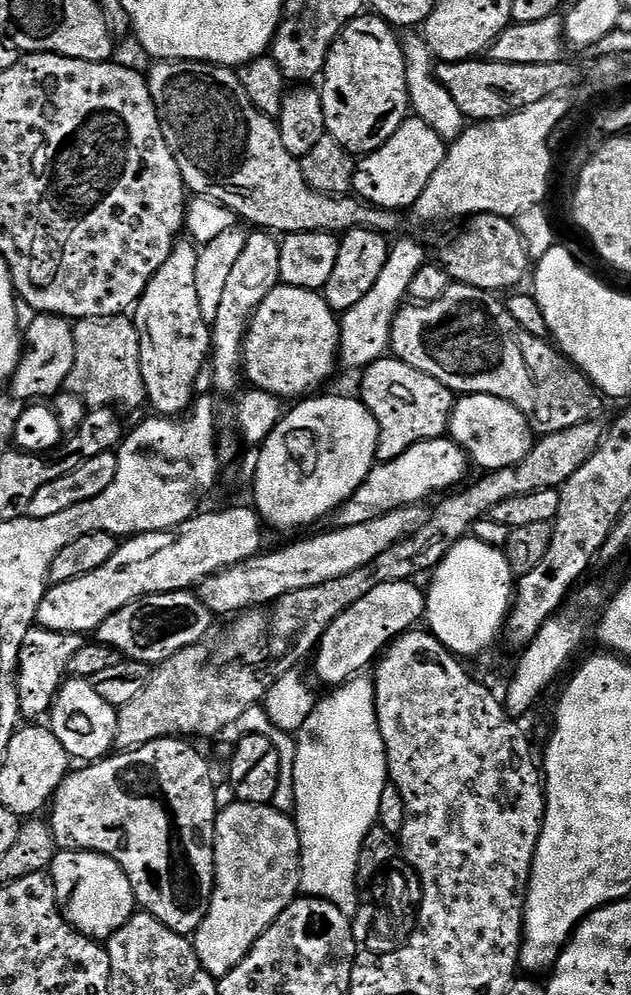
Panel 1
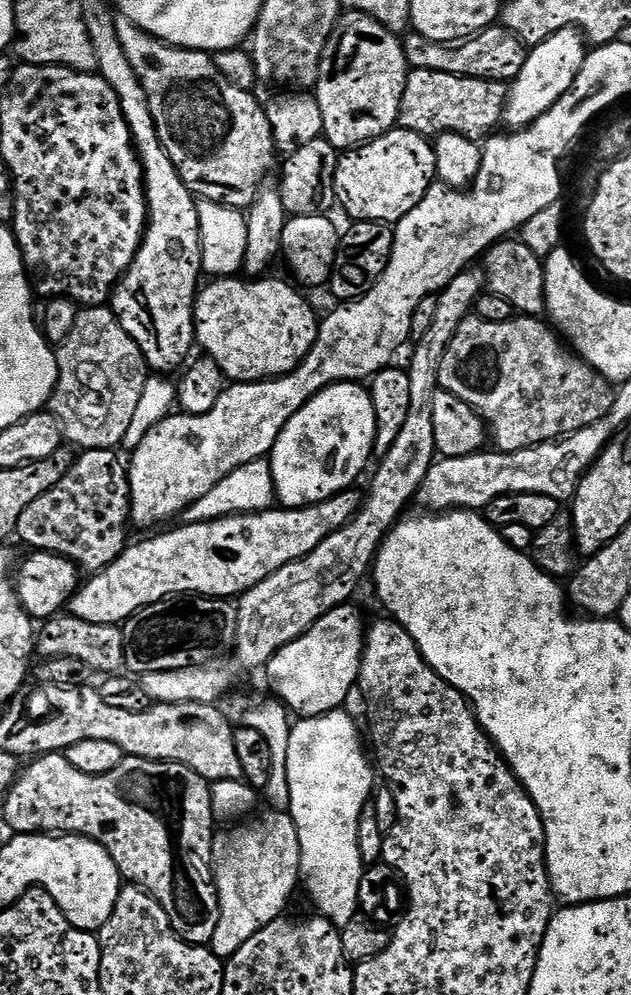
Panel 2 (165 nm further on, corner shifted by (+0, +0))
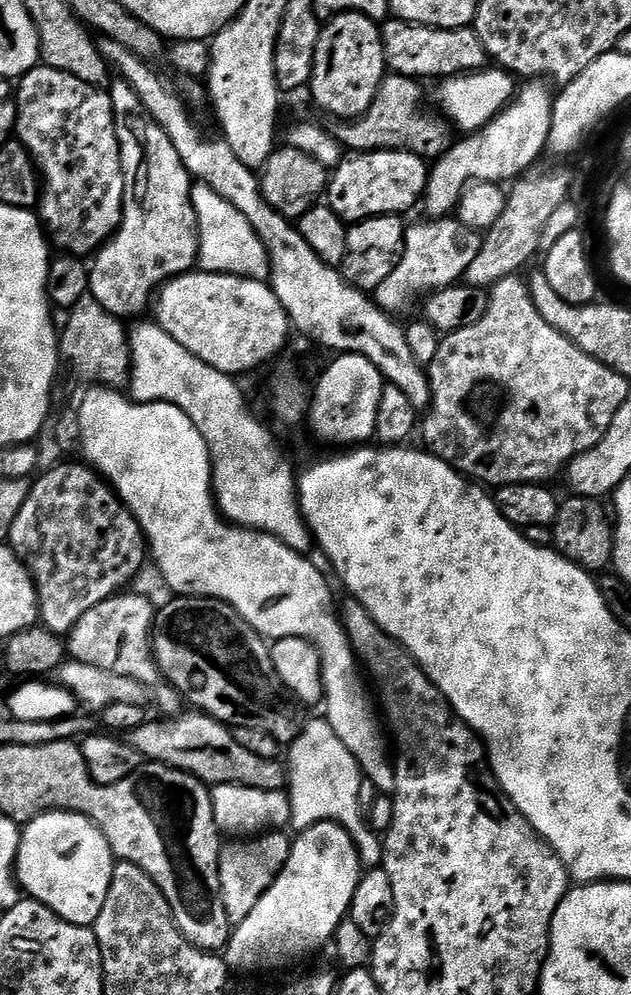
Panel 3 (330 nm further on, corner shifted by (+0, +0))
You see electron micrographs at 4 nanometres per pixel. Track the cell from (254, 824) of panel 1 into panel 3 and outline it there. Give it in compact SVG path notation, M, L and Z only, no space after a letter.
M269 830L263 834L253 835L251 838L236 838L231 842L225 843L220 850L220 897L224 903L224 909L228 915L229 924L235 926L241 924L242 921L250 914L250 910L254 910L255 903L258 898L262 898L262 894L266 894L266 890L270 890L270 886L278 878L278 874L284 868L284 863L288 861L288 855L292 849L292 840L283 836L284 832L280 830Z

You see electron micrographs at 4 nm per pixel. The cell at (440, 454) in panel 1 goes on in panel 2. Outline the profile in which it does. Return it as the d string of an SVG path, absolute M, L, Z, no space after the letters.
M349 490L339 492L337 496L331 496L317 504L307 504L304 508L273 506L267 512L241 512L238 516L223 516L217 520L169 527L164 530L169 532L164 532L161 536L152 536L141 544L129 543L124 553L109 568L89 575L77 588L76 595L68 601L67 611L74 618L82 618L82 622L120 626L147 604L167 600L177 594L239 597L258 586L258 582L270 578L270 574L282 570L282 566L306 558L306 554L310 554L326 538L330 538L330 534L350 523L359 512L361 503L361 493Z

